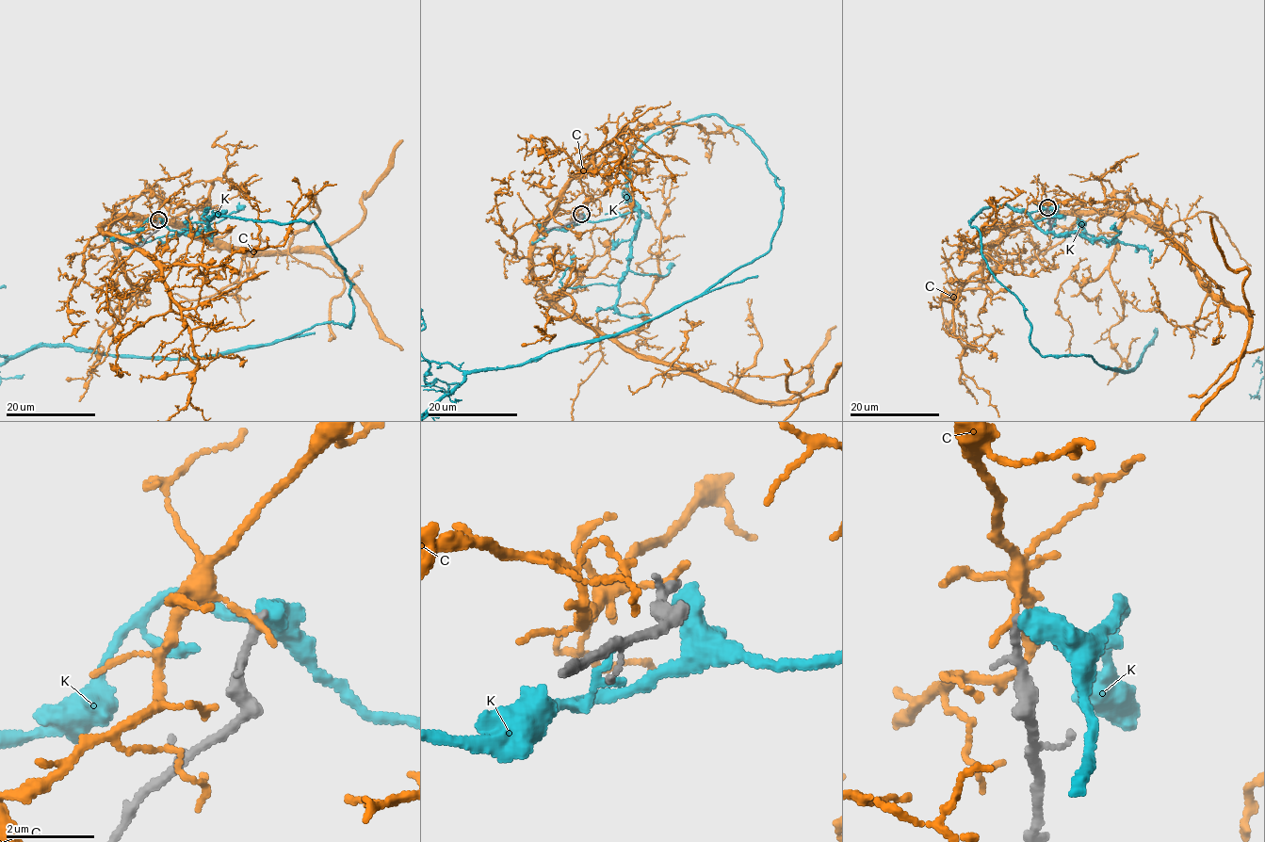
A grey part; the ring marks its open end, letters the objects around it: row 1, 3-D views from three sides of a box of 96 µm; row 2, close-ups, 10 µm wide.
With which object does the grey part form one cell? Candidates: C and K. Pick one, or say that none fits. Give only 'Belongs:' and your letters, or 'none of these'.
Belongs: none of these

